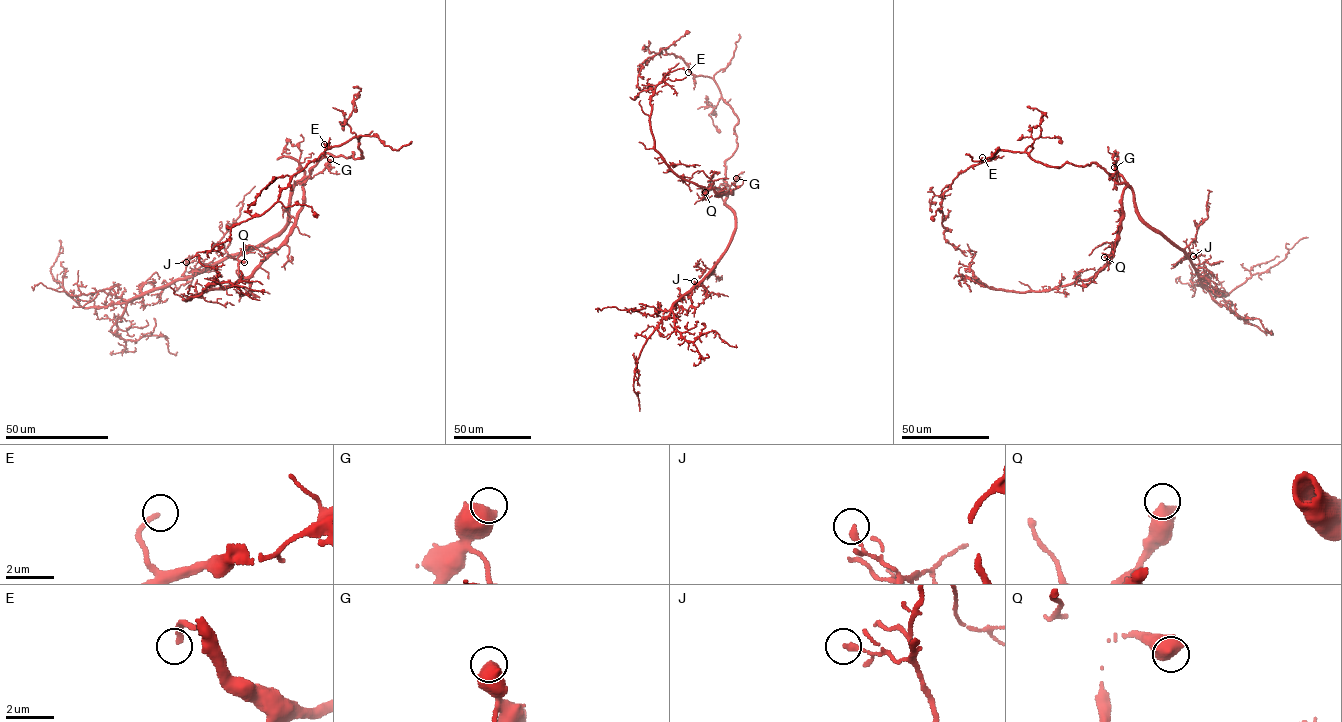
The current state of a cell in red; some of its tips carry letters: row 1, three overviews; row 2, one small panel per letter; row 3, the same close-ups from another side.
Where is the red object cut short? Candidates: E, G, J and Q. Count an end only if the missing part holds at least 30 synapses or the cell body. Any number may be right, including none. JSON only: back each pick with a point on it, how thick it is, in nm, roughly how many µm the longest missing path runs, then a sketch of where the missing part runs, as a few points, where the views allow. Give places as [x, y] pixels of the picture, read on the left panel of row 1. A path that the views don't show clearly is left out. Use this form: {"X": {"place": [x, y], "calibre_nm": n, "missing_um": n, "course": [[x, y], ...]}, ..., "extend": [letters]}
{"extend": []}

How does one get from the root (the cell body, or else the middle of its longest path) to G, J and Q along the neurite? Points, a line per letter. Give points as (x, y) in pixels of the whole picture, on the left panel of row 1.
G: (304, 179), (320, 172), (330, 159)
J: (304, 179), (292, 189), (287, 221), (280, 232), (258, 245), (230, 254), (188, 277), (184, 274), (186, 262)
Q: (304, 179), (302, 204), (285, 239), (249, 276), (239, 275), (239, 262), (244, 262)

